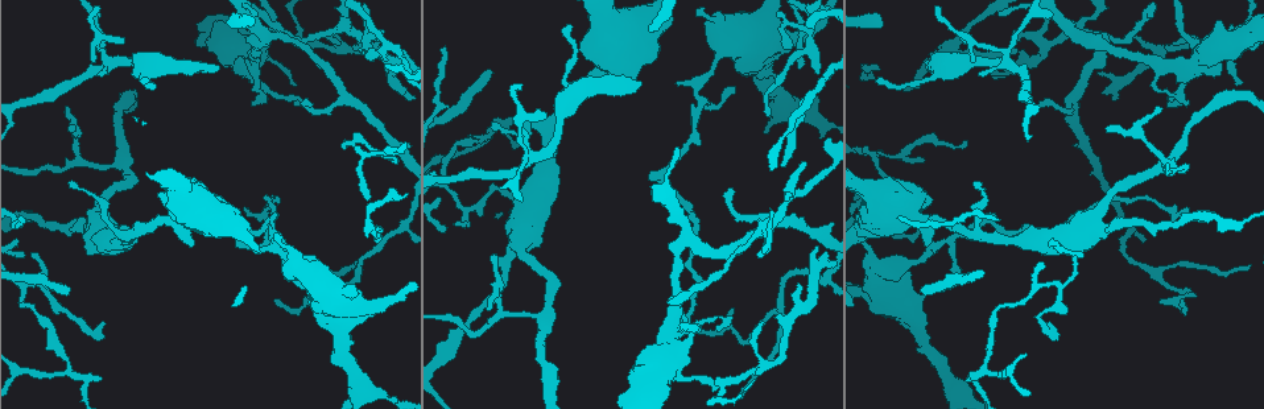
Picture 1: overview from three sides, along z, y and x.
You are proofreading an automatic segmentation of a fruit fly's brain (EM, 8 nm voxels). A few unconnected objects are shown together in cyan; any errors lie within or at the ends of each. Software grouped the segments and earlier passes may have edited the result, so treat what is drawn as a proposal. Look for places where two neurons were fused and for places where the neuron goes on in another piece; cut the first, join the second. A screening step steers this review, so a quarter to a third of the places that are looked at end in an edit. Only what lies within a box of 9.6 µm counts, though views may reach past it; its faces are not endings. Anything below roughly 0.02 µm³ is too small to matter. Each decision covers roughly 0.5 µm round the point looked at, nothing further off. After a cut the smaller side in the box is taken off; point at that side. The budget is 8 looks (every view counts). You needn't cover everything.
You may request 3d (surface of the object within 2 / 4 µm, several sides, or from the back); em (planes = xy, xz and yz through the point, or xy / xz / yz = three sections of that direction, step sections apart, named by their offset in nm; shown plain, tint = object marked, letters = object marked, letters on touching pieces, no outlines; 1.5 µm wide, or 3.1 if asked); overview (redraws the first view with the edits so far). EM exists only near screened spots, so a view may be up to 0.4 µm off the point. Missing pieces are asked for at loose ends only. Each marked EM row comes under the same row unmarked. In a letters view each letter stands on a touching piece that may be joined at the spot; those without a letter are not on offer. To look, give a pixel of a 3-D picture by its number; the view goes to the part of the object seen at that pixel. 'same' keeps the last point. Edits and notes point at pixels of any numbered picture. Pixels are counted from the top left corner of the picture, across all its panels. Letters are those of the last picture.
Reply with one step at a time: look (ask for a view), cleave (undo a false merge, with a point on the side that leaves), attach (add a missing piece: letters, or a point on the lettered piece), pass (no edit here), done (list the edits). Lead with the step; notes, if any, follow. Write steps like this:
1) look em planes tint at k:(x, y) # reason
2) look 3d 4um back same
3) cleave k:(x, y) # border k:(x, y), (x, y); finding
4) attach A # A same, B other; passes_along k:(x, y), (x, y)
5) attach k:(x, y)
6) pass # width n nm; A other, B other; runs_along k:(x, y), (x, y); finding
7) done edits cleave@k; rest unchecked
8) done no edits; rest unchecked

look 3d 2um at 1:(882, 154) # abrupt turn

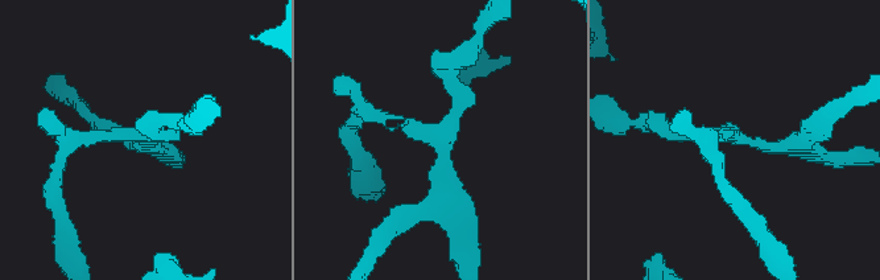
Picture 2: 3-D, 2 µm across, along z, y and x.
look em planes letters at 2:(731, 132)

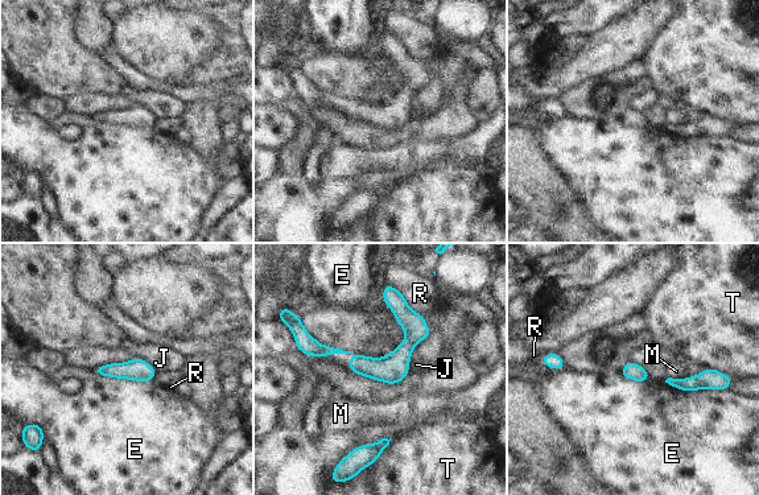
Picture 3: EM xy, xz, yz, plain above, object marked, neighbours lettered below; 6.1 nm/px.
pass # E other, J other, M other, R other, T other; border 3:(664, 382), (688, 391), (724, 390); one neuron here

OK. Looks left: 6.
look 3d 2um at 1:(344, 96) # a fork

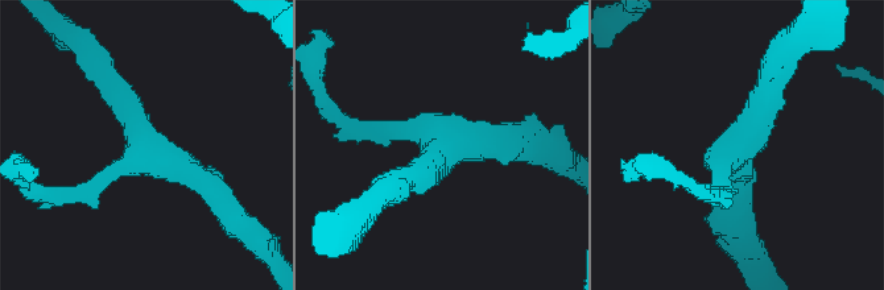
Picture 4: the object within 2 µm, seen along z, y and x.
look em planes letters at 4:(440, 151) # now the EM

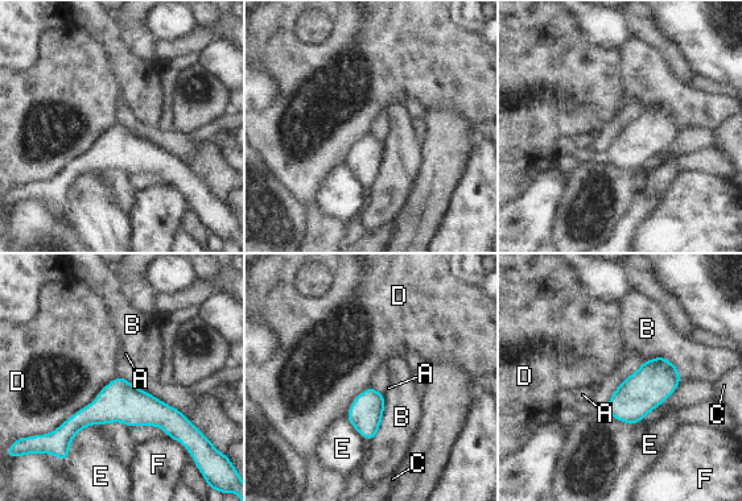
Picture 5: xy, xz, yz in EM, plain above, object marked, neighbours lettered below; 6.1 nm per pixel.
pass # width 180 nm; A other, B other, C other, D other, E other, F other; runs_along 5:(178, 425), (97, 412), (62, 430); continuous, no second neuron

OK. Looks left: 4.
look 3d 4um at 1:(338, 326) # calibre changes

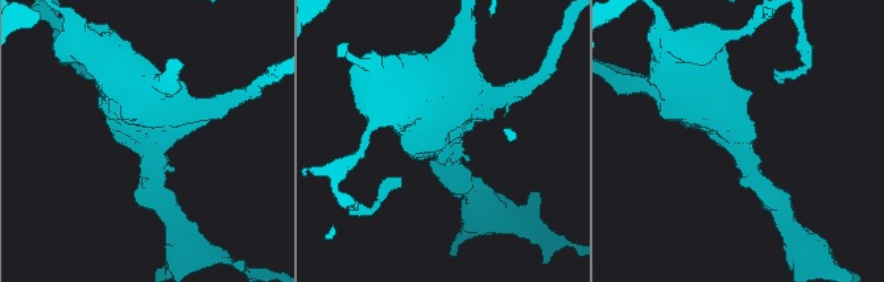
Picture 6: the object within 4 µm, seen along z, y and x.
look em planes tint at 6:(142, 143)

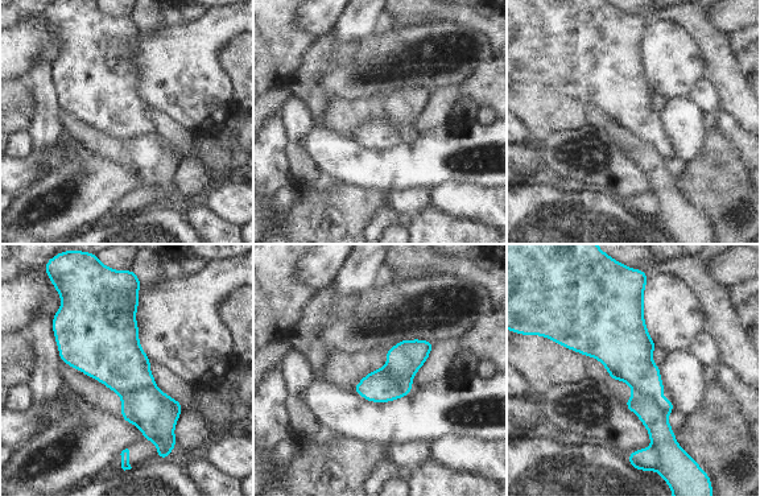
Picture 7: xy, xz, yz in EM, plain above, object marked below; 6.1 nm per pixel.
look em planes letters same

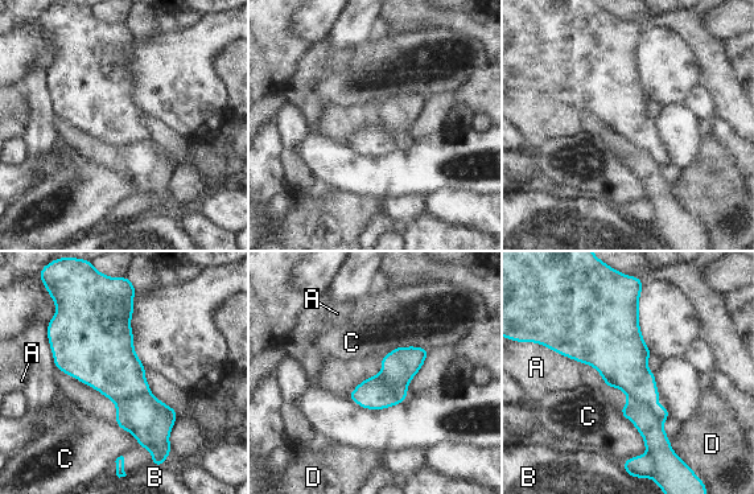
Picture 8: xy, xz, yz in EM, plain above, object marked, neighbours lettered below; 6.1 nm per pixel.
cleave 8:(151, 422) # A other, B other, C other, D other; border 8:(149, 394), (135, 396), (118, 406); two neurons meet here

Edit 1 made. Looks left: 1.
done edits cleave@8; rest unchecked

